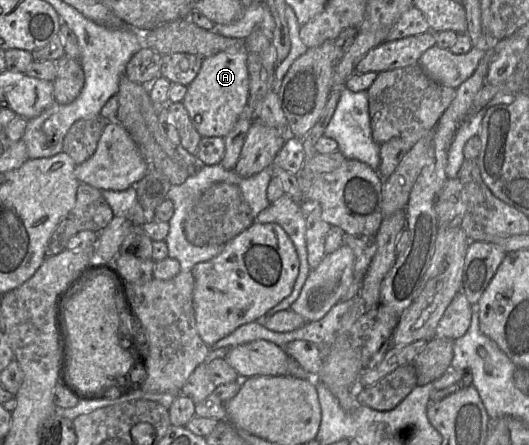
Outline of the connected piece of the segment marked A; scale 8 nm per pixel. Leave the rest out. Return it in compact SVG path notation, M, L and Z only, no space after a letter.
M244 47L236 53L219 52L204 58L197 76L187 86L187 92L181 102L202 138L225 138L241 116L248 97L249 74L247 52Z

